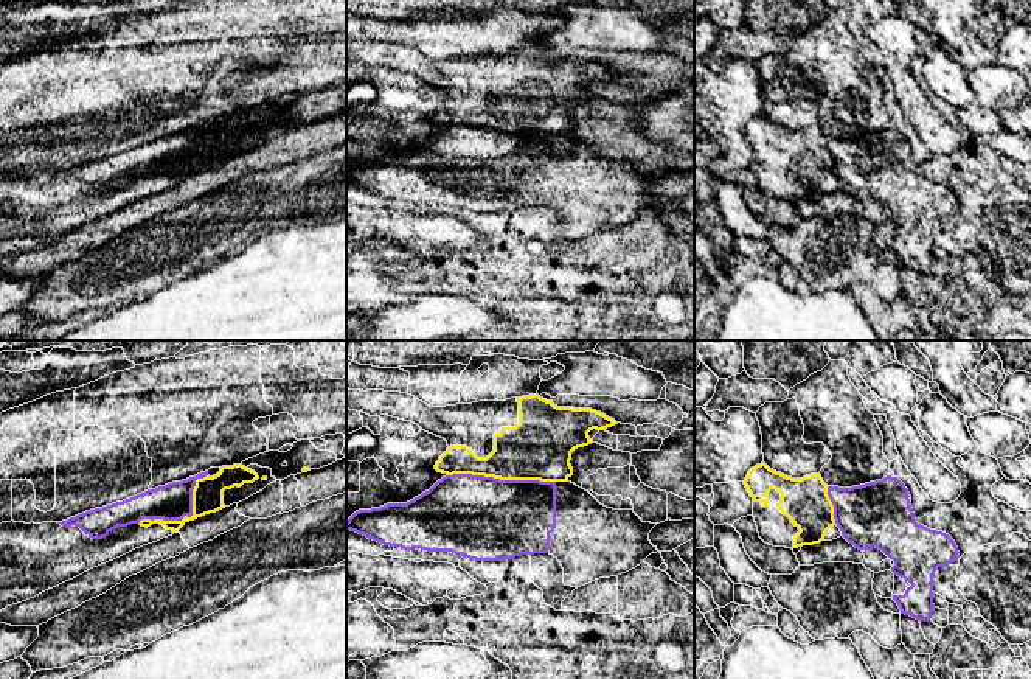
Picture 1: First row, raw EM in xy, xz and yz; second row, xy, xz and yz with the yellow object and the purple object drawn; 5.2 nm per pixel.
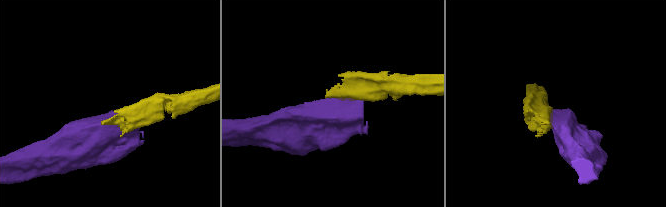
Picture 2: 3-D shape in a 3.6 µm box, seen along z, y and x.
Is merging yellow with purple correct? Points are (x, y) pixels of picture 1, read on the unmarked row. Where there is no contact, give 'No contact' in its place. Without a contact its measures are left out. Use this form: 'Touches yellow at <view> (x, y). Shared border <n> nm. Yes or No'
Touches yellow at xz (502, 131). Shared border 550 nm. No

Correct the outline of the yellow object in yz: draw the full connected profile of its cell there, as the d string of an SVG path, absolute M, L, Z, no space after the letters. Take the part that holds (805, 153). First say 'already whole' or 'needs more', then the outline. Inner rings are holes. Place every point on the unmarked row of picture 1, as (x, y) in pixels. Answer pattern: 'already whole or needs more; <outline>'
needs more; M761 115L748 123L744 137L753 149L753 169L765 196L798 200L842 188L820 126L792 131Z

